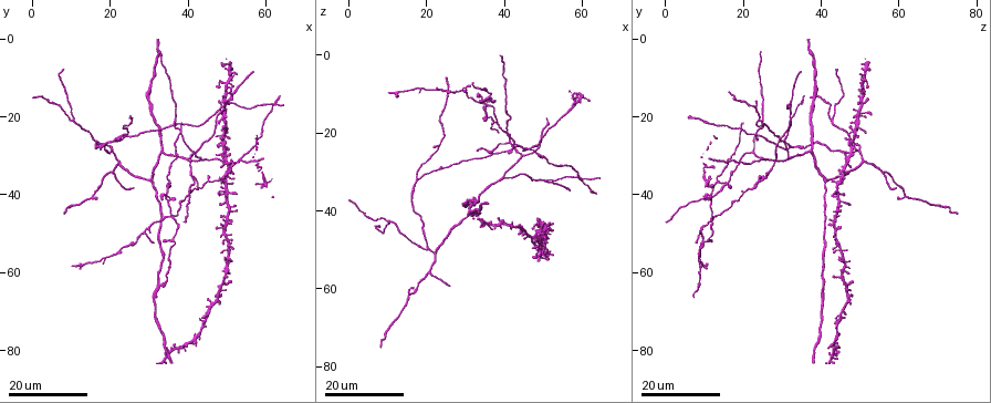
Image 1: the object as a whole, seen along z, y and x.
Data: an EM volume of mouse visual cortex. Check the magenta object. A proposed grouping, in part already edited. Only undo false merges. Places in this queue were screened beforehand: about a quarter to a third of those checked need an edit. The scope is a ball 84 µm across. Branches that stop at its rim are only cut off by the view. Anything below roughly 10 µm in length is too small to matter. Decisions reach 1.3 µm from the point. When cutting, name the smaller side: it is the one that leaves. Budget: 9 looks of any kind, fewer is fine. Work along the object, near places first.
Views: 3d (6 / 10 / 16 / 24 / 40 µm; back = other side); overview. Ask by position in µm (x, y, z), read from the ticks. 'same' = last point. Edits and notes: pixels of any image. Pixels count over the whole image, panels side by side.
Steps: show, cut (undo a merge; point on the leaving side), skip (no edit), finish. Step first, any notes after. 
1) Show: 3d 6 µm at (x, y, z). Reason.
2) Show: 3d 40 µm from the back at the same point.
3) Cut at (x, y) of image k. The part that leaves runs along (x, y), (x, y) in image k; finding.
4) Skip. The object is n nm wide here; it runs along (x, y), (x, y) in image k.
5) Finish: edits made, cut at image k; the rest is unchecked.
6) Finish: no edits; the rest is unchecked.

Show: 3d 24 µm at (41.5, 29.0, 22.5). Three-way junction.

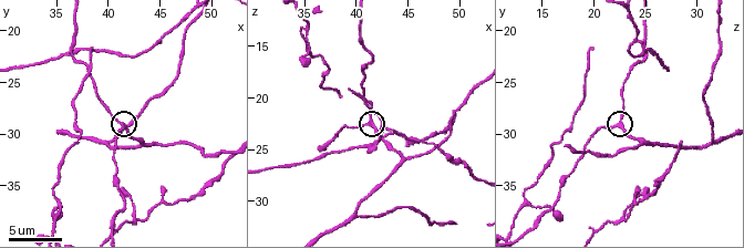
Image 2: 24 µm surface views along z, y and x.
Show: 3d 10 µm at (41.4, 29.2, 22.2). Closer look.

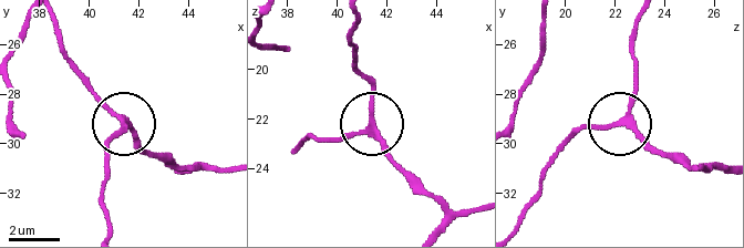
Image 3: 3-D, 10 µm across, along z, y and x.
Skip. It runs along (720, 169), (675, 163), (612, 123), (580, 125), (564, 140) in image 3; continuous, no second neuron.

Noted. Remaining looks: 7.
Show: 3d 24 µm at (11.0, 20.5, 43.0). Three-way junction.

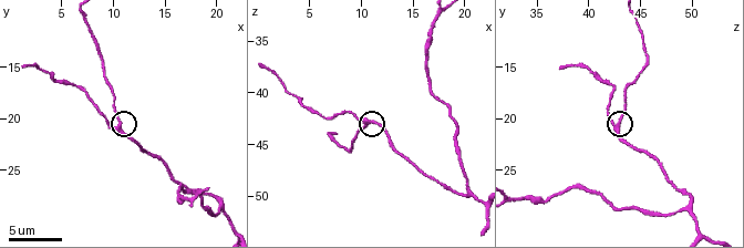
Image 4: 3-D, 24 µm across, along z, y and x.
Show: 3d 6 µm at (10.4, 20.4, 43.0). Zoom in.

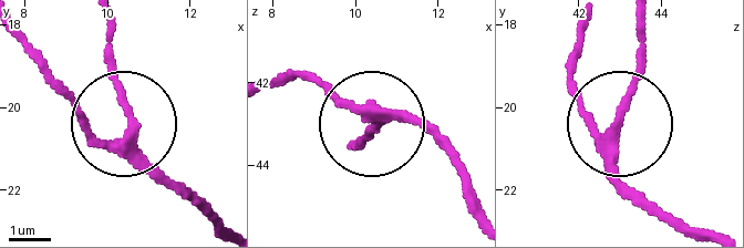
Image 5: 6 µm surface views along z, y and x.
Skip. 3 arms meet here; it runs along (477, 203), (461, 161), (417, 122), (382, 119), (283, 76) in image 5; continuous, no second neuron.

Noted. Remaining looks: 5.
Show: 3d 16 µm at (40.0, 31.2, 31.0). Arms part here.

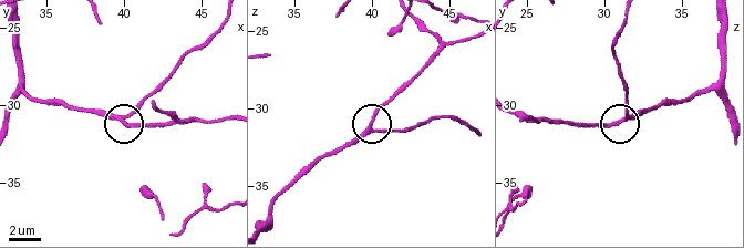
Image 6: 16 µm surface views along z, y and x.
Skip. The object is 230 nm wide here; it runs along (724, 100), (704, 89), (622, 122), (628, 93) in image 6; all the same neuron.

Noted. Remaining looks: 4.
Show: 3d 10 µm at (44.8, 31.0, 26.0).

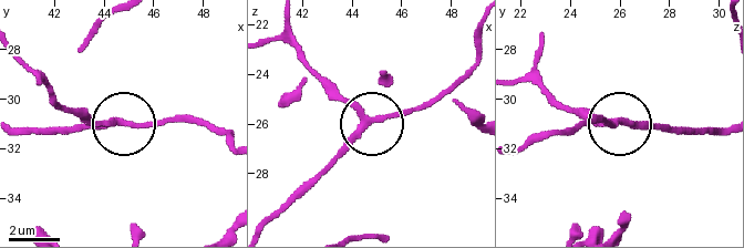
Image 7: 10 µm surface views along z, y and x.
Skip. The object is 210 nm wide here; it runs along (721, 130), (600, 123) in image 7; one neuron here.

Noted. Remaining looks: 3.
Finish: no edits; the rest is unchecked.

